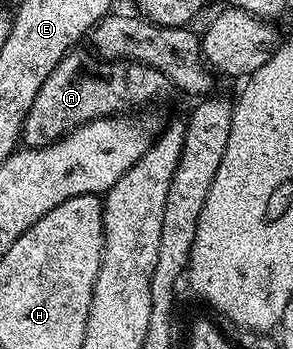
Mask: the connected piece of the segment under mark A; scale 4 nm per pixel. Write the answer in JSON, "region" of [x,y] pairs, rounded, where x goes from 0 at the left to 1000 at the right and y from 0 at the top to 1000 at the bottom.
{"region":[[[239,146],[215,163],[198,181],[198,192],[184,192],[184,203],[171,203],[157,238],[143,238],[130,272],[116,272],[116,295],[82,344],[82,378],[75,384],[78,413],[92,424],[140,427],[174,415],[184,404],[205,401],[222,381],[259,370],[270,358],[290,358],[294,350],[338,335],[423,330],[440,315],[474,315],[464,312],[474,301],[491,301],[502,289],[553,275],[567,261],[577,264],[580,246],[567,215],[553,215],[553,203],[539,203],[526,192],[488,186],[481,175],[372,175],[345,169],[311,149],[300,149],[304,155],[259,149],[273,146]]]}

